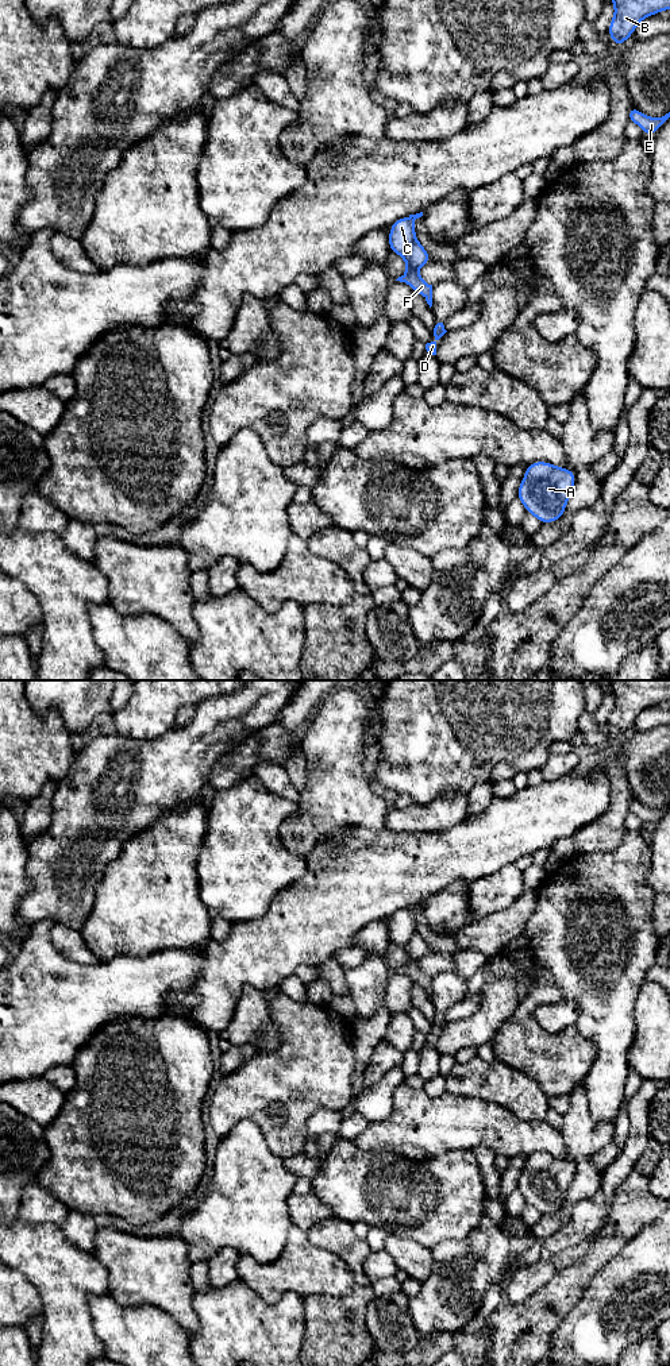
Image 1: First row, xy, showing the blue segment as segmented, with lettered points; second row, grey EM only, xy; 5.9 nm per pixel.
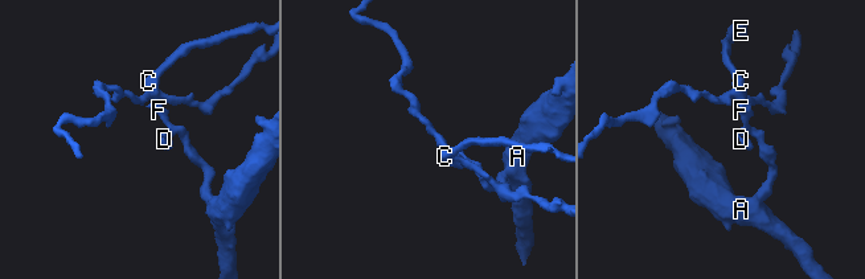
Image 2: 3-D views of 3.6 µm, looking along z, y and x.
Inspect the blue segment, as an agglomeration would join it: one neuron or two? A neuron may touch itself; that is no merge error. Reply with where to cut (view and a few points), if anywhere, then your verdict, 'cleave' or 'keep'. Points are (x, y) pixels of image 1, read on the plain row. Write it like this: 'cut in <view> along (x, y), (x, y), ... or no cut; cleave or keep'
cut in xy along (416, 932), (404, 950); cleave

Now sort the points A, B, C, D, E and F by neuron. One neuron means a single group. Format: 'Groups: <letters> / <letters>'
Groups: A C D E F / B

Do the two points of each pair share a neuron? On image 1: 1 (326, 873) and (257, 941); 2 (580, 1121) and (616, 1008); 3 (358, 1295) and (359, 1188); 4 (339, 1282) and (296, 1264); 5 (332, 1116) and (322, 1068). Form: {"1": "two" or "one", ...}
{"1": "one", "2": "two", "3": "two", "4": "one", "5": "two"}

